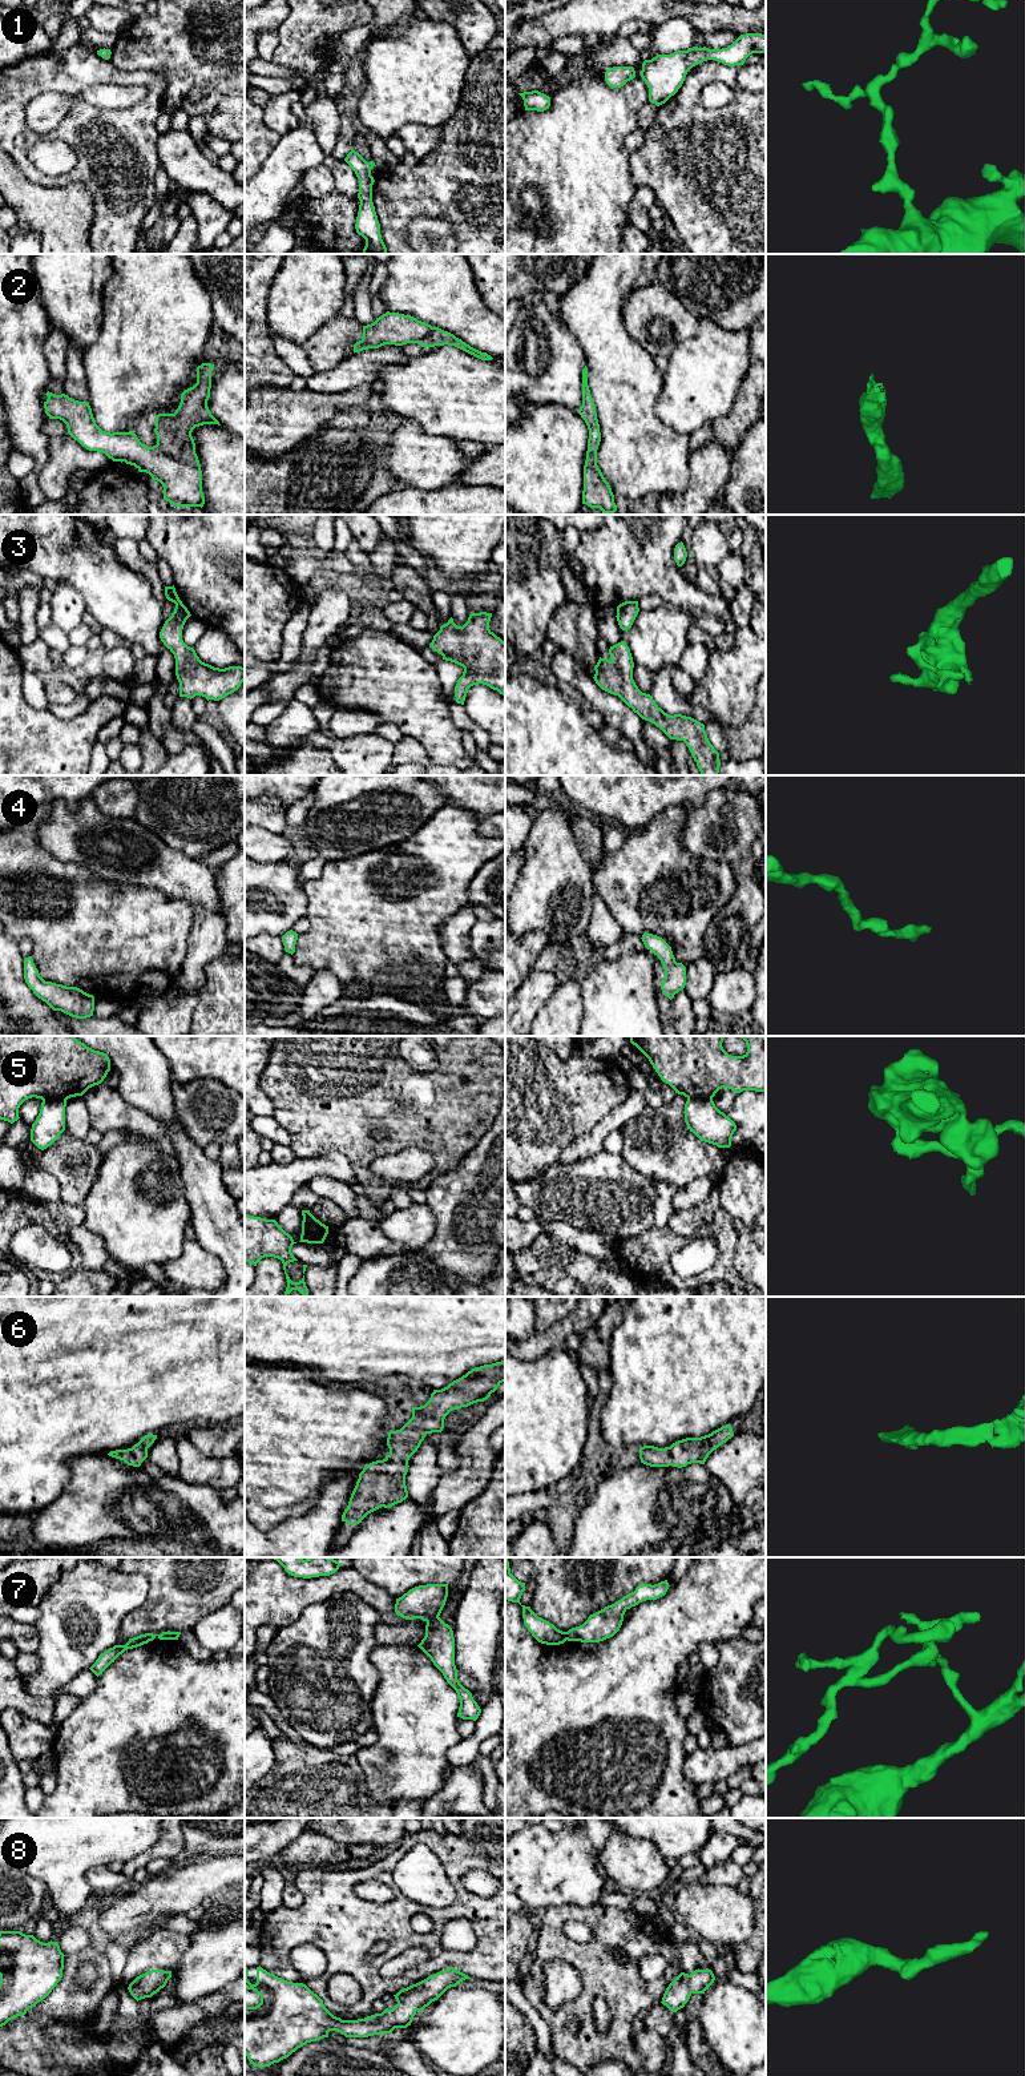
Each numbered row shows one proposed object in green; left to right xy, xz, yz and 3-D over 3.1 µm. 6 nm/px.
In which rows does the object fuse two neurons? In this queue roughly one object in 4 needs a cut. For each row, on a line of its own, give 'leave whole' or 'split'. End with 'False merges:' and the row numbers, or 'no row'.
1: leave whole
2: leave whole
3: leave whole
4: leave whole
5: split
6: leave whole
7: split
8: leave whole
False merges: 5, 7

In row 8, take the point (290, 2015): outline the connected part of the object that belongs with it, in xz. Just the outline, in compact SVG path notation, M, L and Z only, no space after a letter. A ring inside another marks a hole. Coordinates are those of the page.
M261 1966L257 1967L255 1984L247 1980L247 1975L245 1967L245 1990L255 1991L261 2003L245 2006L245 2055L259 2068L279 2063L307 2043L328 2037L330 2031L346 2037L368 2037L407 2028L417 2011L437 2000L448 1988L471 1979L449 1967L400 1990L394 1995L398 2004L392 2010L386 2008L364 2019L342 2020L303 1983L287 1982Z

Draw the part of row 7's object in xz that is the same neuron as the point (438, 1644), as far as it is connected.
M440 1617L427 1621L425 1636L417 1646L431 1658L447 1682L456 1690L460 1700L457 1717L476 1721L481 1709L473 1700L472 1693L457 1680L452 1628Z

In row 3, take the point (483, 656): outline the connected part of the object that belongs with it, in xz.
M480 612L471 613L468 621L463 626L457 626L451 617L447 624L440 626L440 630L433 636L429 648L443 656L443 660L455 662L464 668L463 676L455 686L456 702L464 705L468 689L473 685L487 685L497 690L505 697L505 642L489 629L492 613Z

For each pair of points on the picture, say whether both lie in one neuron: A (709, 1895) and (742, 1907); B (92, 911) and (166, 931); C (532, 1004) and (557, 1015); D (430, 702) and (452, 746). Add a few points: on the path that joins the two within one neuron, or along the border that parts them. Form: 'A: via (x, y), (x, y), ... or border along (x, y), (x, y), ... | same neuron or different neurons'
A: via (717, 1903), (721, 1907), (734, 1907) | same neuron
B: via (111, 930), (148, 930) | same neuron
C: border along (559, 984), (532, 1022) | different neurons
D: via (430, 713), (431, 725), (442, 736) | same neuron

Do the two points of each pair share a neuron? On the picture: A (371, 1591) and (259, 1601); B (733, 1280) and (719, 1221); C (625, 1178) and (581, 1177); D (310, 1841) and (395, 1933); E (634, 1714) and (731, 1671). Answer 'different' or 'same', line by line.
A: same
B: same
C: same
D: different
E: different

